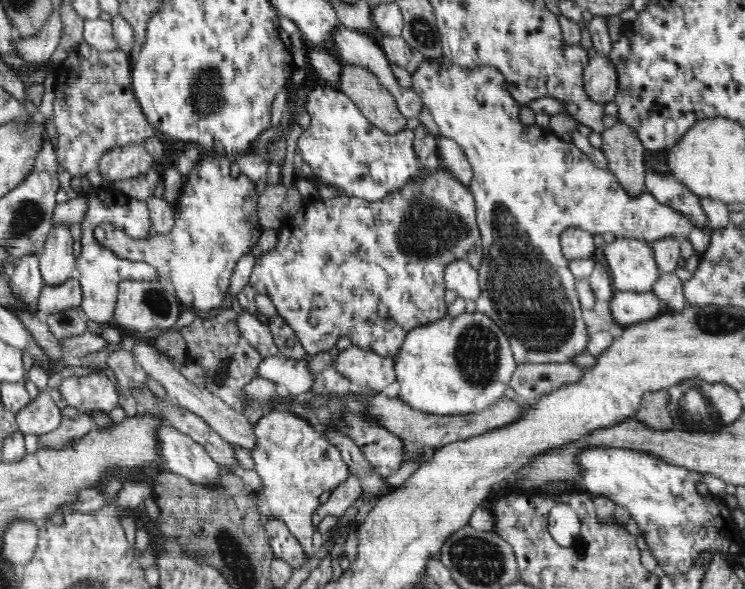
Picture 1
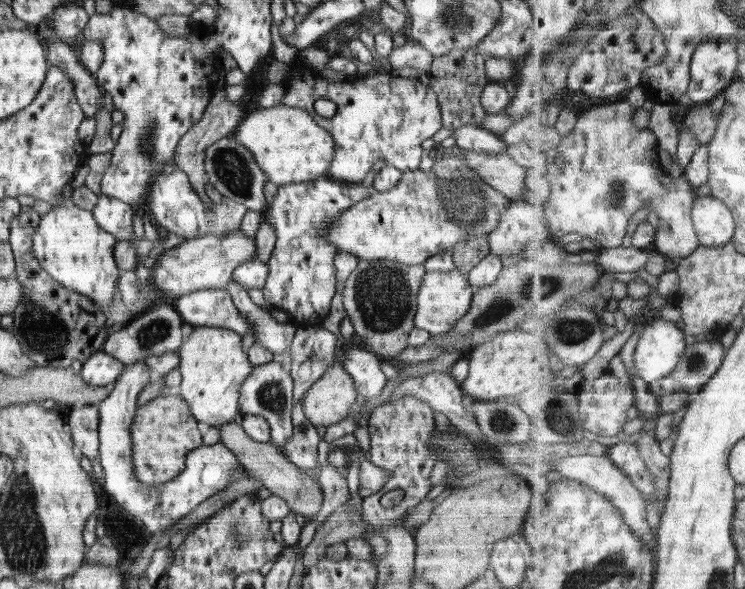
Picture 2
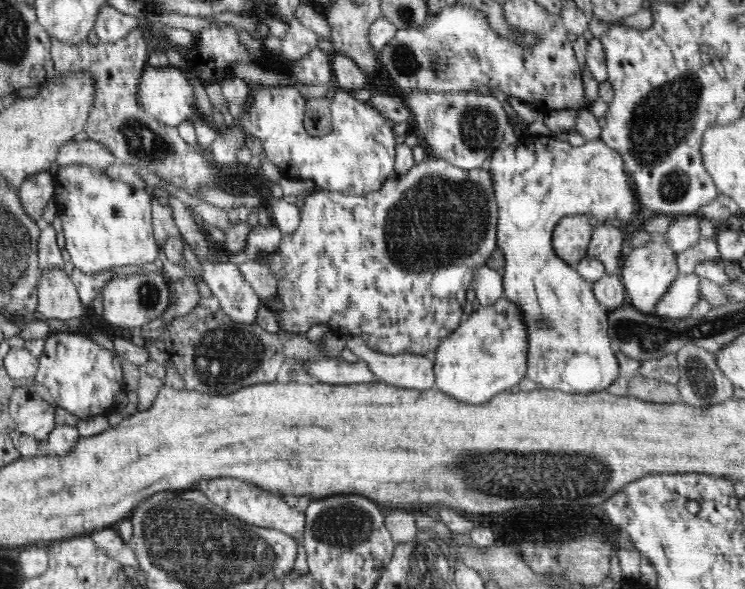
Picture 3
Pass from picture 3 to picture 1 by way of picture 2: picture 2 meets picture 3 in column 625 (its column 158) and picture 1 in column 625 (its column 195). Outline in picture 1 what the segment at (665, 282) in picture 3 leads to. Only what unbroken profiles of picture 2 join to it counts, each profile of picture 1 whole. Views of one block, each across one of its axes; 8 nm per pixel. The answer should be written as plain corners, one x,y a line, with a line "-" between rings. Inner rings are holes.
616,237
613,242
603,245
603,253
612,286
617,291
653,291
652,286
661,272
649,242

